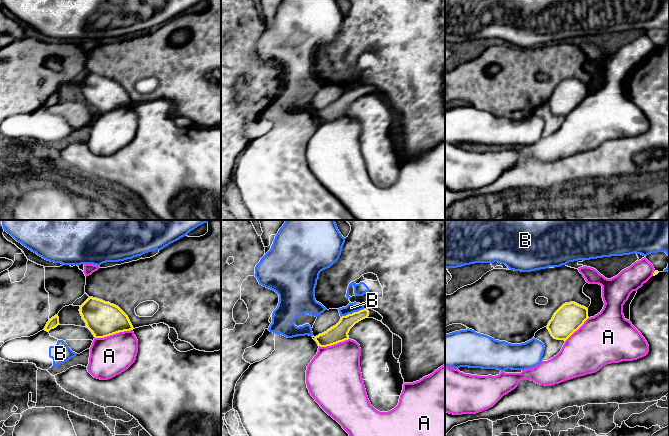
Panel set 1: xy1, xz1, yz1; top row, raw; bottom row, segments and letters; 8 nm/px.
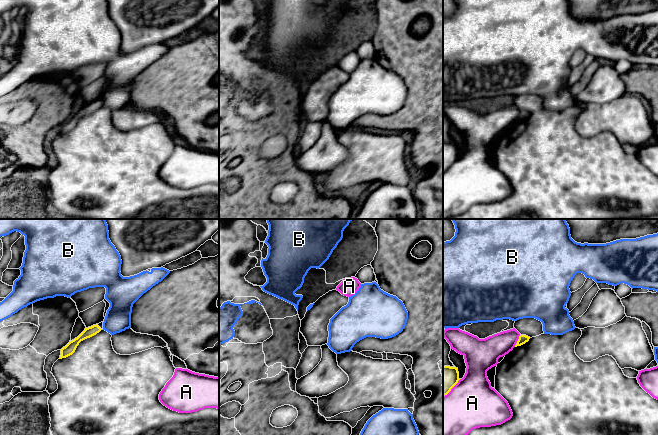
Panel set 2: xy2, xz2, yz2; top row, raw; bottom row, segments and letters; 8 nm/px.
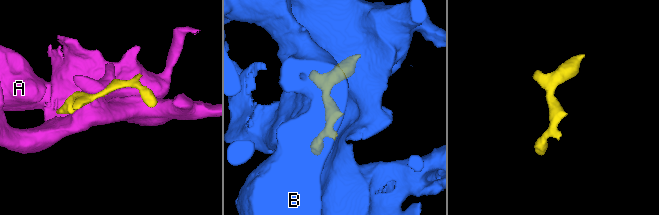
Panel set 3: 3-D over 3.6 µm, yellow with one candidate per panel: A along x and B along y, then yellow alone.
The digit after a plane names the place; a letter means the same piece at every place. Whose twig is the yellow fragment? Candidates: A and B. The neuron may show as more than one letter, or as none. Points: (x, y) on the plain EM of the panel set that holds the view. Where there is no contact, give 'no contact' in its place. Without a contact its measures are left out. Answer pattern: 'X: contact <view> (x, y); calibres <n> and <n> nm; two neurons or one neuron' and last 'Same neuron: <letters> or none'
A: contact xy1 (113, 109); calibres 280 and 320 nm; two neurons
B: contact xz1 (352, 89); calibres 140 and 80 nm; two neurons
Same neuron: none

